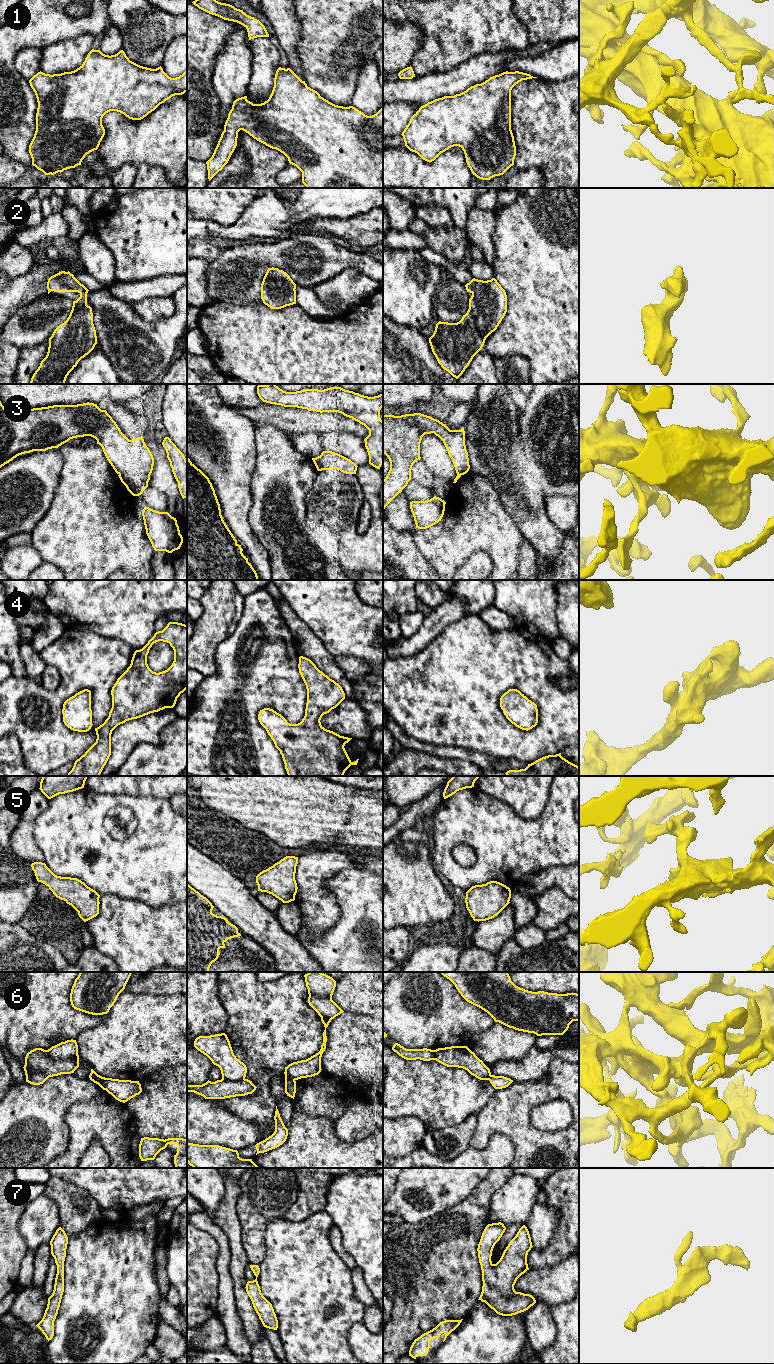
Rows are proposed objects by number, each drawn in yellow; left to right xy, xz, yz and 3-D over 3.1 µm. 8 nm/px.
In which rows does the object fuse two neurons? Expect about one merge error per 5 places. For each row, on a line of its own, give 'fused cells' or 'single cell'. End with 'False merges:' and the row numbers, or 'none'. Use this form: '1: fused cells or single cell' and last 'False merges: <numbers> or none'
1: single cell
2: single cell
3: single cell
4: single cell
5: single cell
6: fused cells
7: single cell
False merges: 6

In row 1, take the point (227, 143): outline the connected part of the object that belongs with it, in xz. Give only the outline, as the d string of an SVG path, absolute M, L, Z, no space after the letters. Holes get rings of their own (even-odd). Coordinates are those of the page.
M279 67L274 78L274 87L267 101L261 104L253 104L247 100L247 96L236 99L224 125L224 131L218 141L212 157L206 162L209 181L223 169L228 163L237 146L238 132L245 131L257 141L283 153L290 164L296 166L302 172L302 183L307 188L383 188L383 107L374 115L367 116L353 106L343 107L335 105L320 96L320 94L307 86L290 68Z

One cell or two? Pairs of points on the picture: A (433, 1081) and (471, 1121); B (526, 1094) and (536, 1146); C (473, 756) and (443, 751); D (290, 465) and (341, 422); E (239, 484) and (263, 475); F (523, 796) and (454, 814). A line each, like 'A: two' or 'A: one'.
A: two
B: one
C: one
D: two
E: two
F: two

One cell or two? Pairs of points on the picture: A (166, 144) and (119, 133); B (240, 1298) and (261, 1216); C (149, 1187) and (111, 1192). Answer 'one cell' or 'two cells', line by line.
A: one cell
B: two cells
C: one cell

